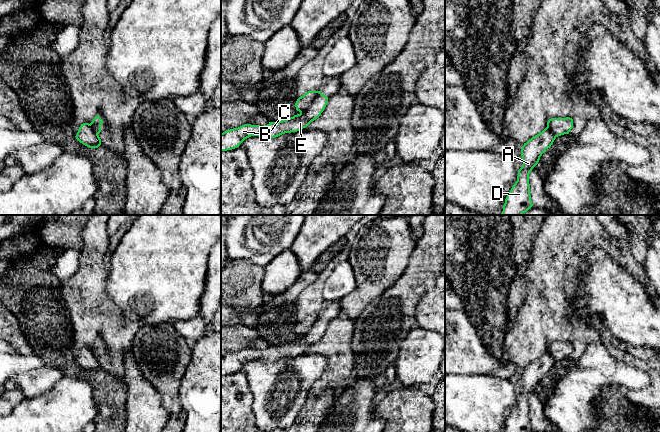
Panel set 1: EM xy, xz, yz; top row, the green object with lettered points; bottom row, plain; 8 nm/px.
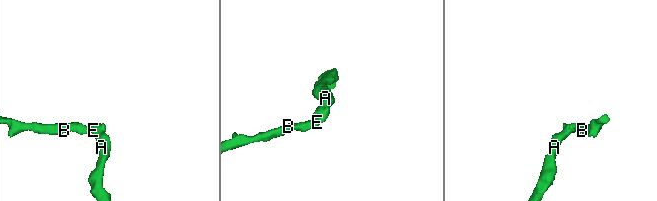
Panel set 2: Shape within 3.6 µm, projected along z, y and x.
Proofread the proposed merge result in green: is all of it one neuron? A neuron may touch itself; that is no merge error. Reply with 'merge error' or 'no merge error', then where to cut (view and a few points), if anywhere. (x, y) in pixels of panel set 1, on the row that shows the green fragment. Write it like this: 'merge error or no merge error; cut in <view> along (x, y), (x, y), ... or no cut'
merge error; cut in xz along (320, 92), (300, 113)

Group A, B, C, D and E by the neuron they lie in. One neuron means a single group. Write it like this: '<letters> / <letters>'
A D / B C E

